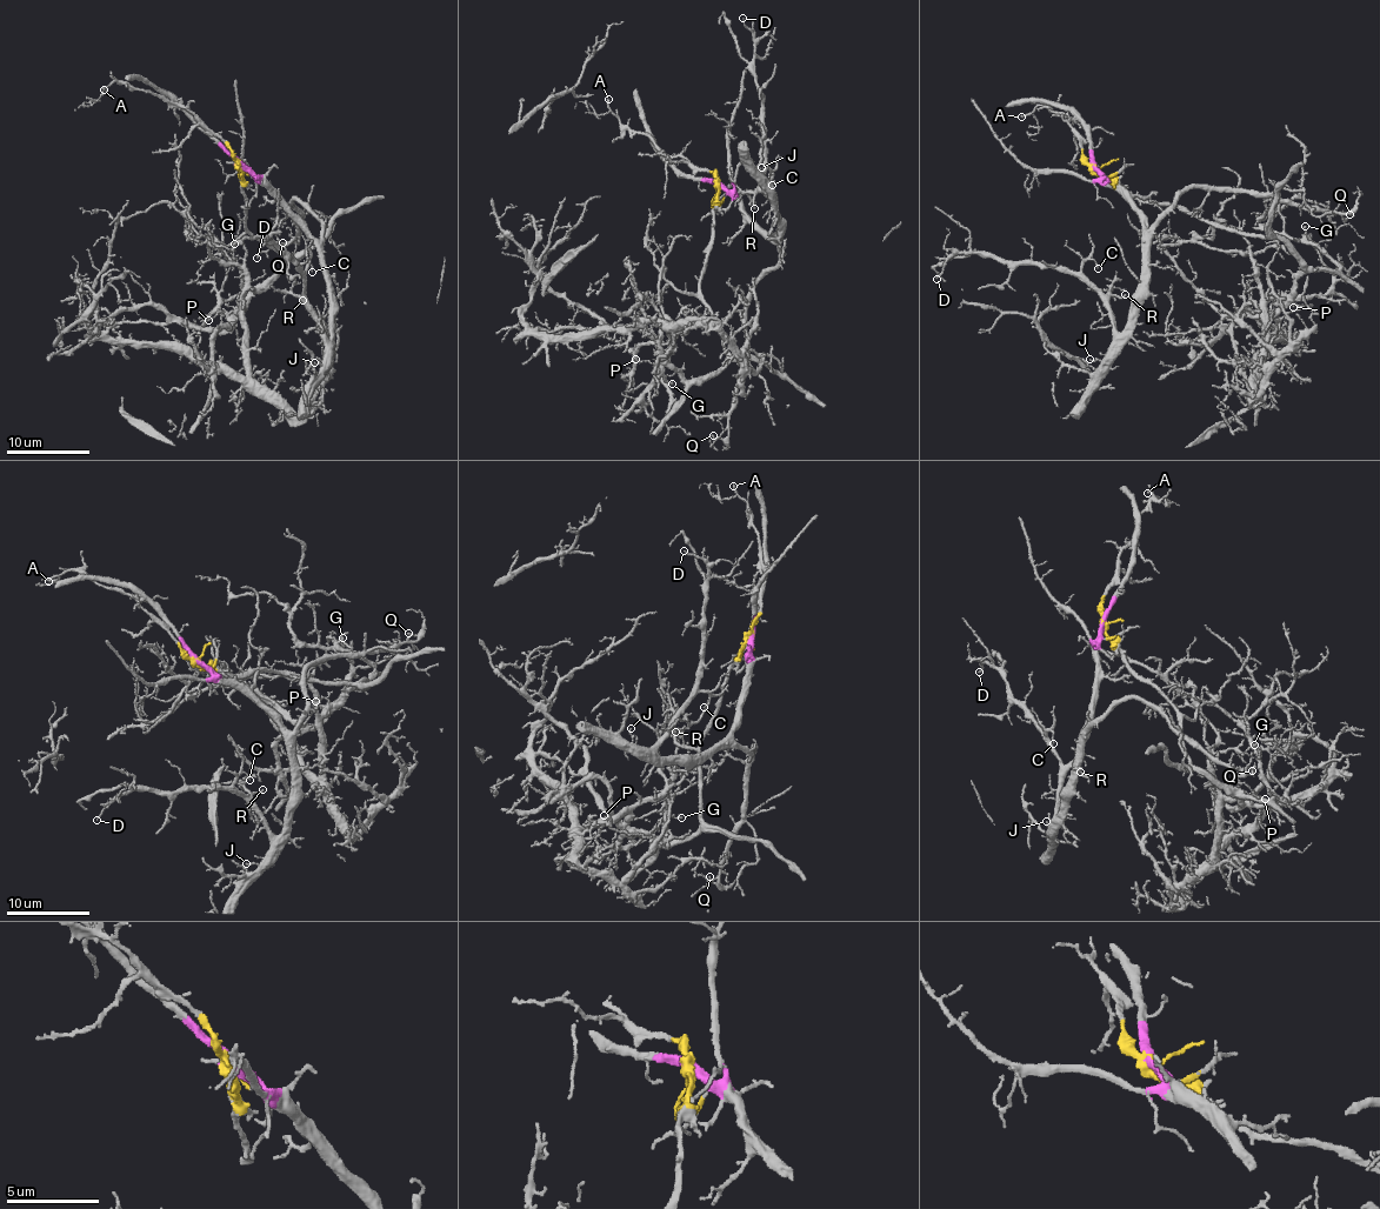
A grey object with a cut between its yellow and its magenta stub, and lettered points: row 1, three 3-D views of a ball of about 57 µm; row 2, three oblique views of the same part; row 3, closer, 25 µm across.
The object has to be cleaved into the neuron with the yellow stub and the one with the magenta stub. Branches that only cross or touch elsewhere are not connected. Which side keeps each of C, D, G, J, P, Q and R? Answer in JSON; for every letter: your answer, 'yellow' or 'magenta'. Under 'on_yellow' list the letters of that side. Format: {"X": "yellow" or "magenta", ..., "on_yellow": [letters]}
{"C": "magenta", "D": "magenta", "G": "yellow", "J": "magenta", "P": "yellow", "Q": "magenta", "R": "magenta", "on_yellow": ["G", "P"]}

